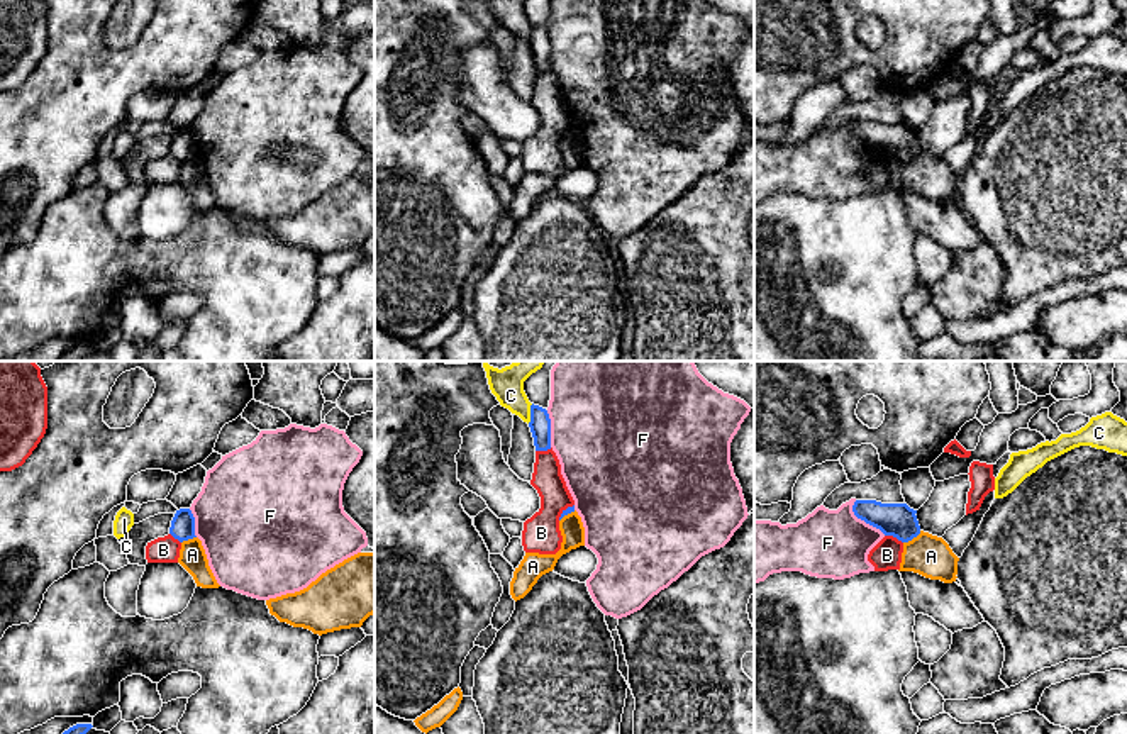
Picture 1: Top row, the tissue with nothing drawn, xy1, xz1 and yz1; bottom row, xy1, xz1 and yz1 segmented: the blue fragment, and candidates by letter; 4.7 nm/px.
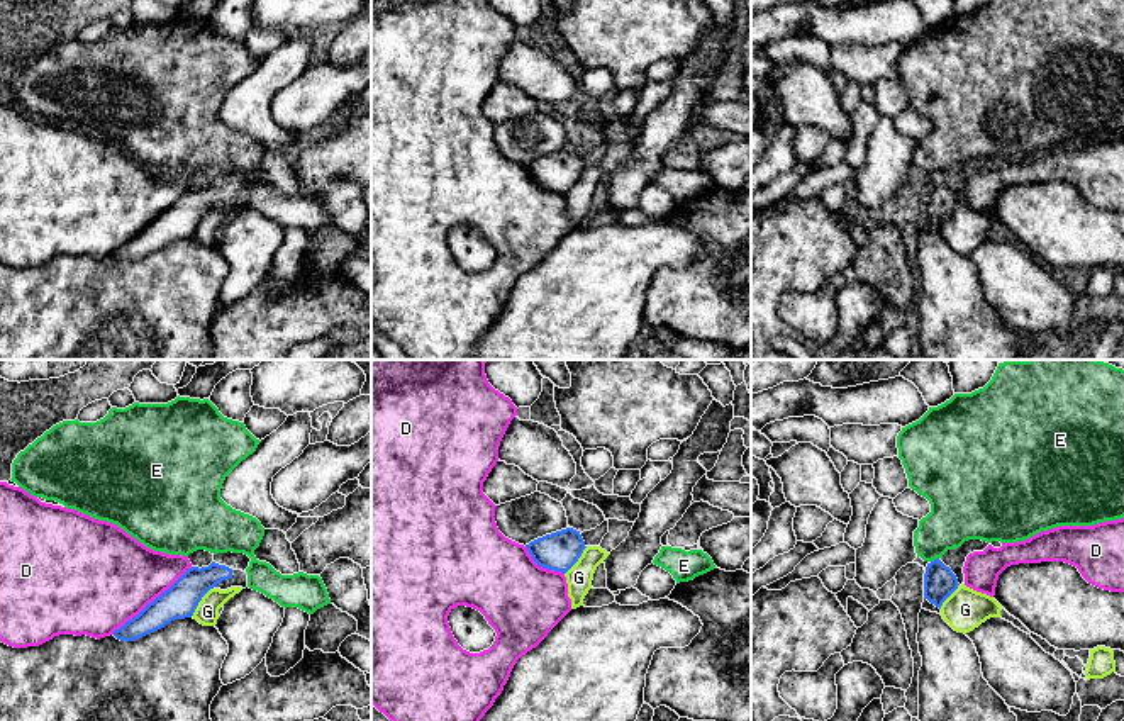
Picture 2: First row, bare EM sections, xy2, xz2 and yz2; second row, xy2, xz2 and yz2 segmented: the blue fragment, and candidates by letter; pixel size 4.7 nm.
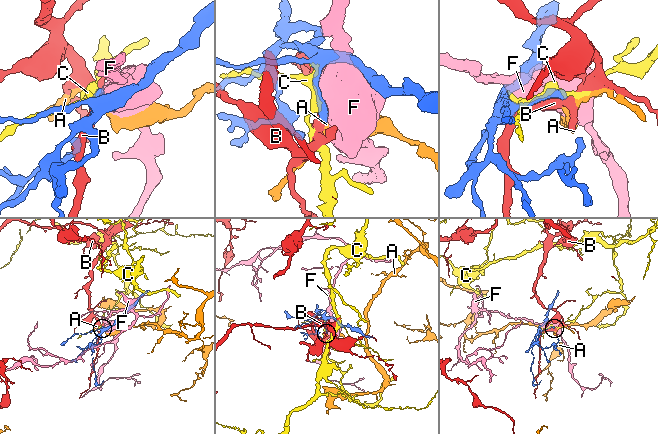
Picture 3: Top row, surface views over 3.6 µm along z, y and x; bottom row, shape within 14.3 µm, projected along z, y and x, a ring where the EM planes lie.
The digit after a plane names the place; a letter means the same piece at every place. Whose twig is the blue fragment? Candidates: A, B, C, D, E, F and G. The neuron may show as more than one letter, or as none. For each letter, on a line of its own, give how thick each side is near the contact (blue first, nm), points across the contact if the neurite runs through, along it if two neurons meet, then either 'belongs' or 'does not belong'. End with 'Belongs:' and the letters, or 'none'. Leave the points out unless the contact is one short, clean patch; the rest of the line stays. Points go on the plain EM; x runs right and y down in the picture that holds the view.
A: calibres 160 and 200 nm; border yz1 (921, 151), (904, 163); does not belong
B: calibres 160 and 140 nm; does not belong
C: calibres 100 and 130 nm; does not belong
D: calibres 160 and 440 nm; does not belong
E: calibres 160 and 280 nm; border yz2 (938, 177), (931, 182); does not belong
F: calibres 160 and 320 nm; does not belong
G: calibres 160 and 110 nm; border xy2 (212, 207), (190, 236); does not belong
Belongs: none

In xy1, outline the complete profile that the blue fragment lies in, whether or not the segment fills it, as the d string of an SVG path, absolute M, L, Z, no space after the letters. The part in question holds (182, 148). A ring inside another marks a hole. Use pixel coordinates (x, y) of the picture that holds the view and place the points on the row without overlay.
M190 129L176 131L171 141L169 154L180 163L197 158L195 156L195 137Z

